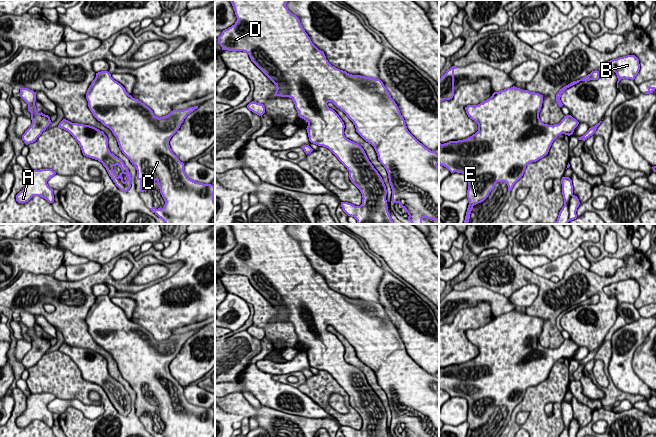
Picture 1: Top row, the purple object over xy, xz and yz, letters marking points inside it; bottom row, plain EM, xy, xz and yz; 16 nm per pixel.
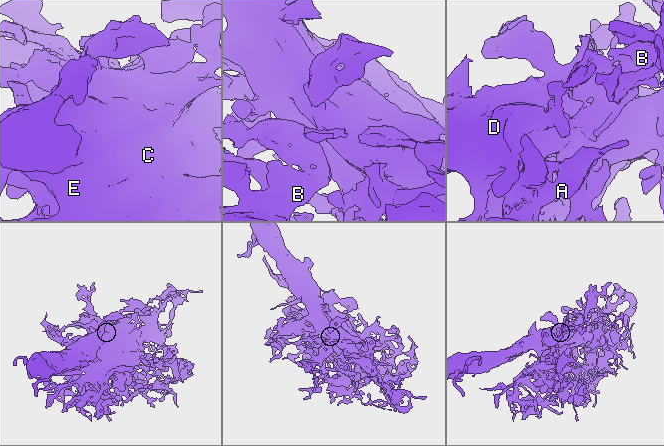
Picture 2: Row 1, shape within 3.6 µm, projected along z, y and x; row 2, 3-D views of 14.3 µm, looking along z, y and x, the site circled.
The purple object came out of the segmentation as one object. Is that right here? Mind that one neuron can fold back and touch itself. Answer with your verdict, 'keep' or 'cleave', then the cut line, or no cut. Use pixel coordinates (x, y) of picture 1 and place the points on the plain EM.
keep; no cut

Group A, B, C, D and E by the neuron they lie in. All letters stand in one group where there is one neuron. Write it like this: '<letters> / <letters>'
A B C D E

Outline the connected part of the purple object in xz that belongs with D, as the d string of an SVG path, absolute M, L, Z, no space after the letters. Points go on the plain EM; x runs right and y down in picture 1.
M230 224L237 245L222 255L218 267L222 274L246 276L251 285L276 309L274 320L293 324L298 340L307 347L309 365L328 372L349 395L351 406L362 418L362 428L355 430L341 426L345 437L389 437L386 424L387 414L378 395L369 385L364 373L344 359L344 346L327 327L332 326L353 346L356 356L371 368L378 384L388 397L392 413L392 427L399 427L405 437L439 437L439 379L420 367L407 353L400 334L380 303L352 299L332 290L323 275L319 274L303 253L299 242L292 238L286 228L289 224Z

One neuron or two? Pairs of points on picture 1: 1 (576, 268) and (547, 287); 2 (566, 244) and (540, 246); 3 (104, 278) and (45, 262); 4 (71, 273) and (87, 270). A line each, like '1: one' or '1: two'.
1: one
2: one
3: one
4: one

